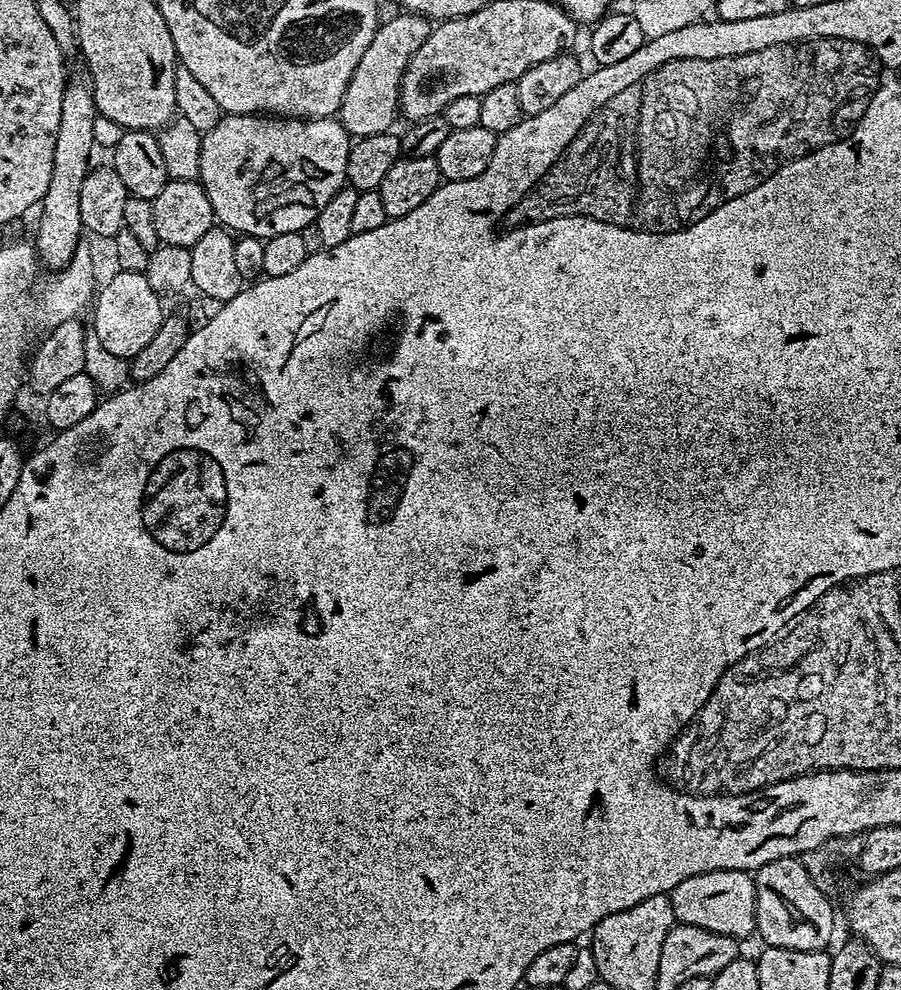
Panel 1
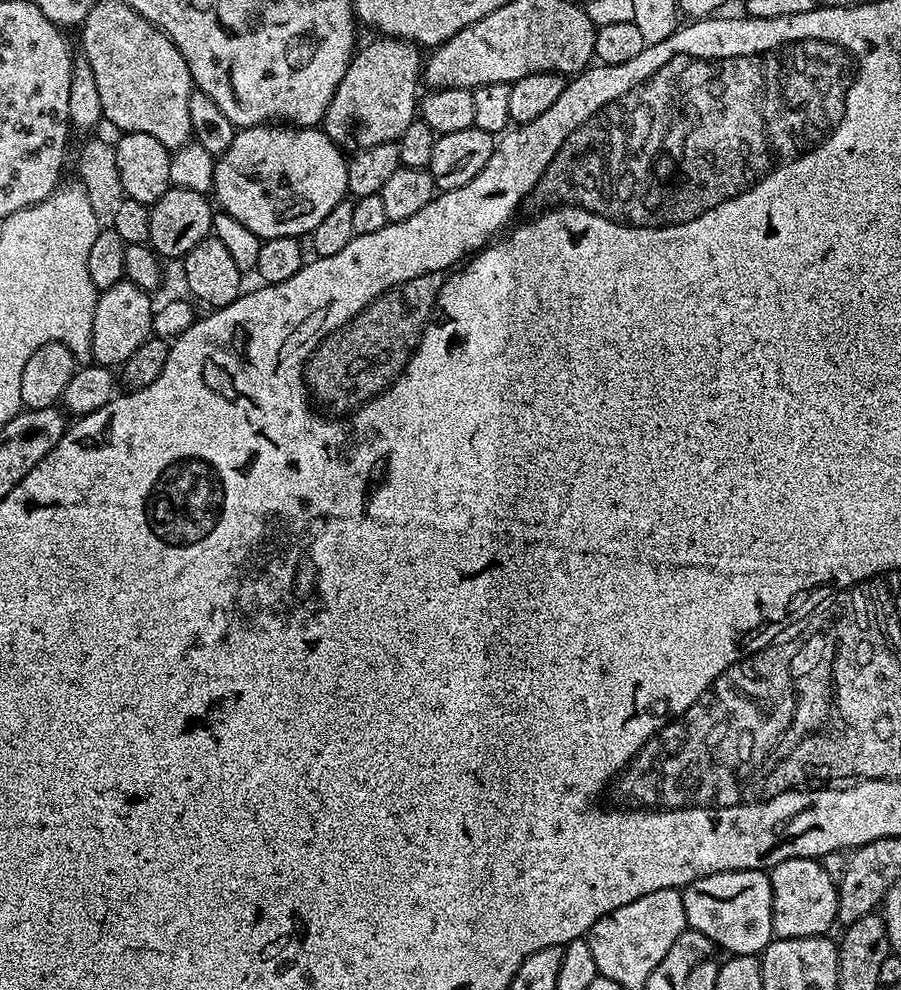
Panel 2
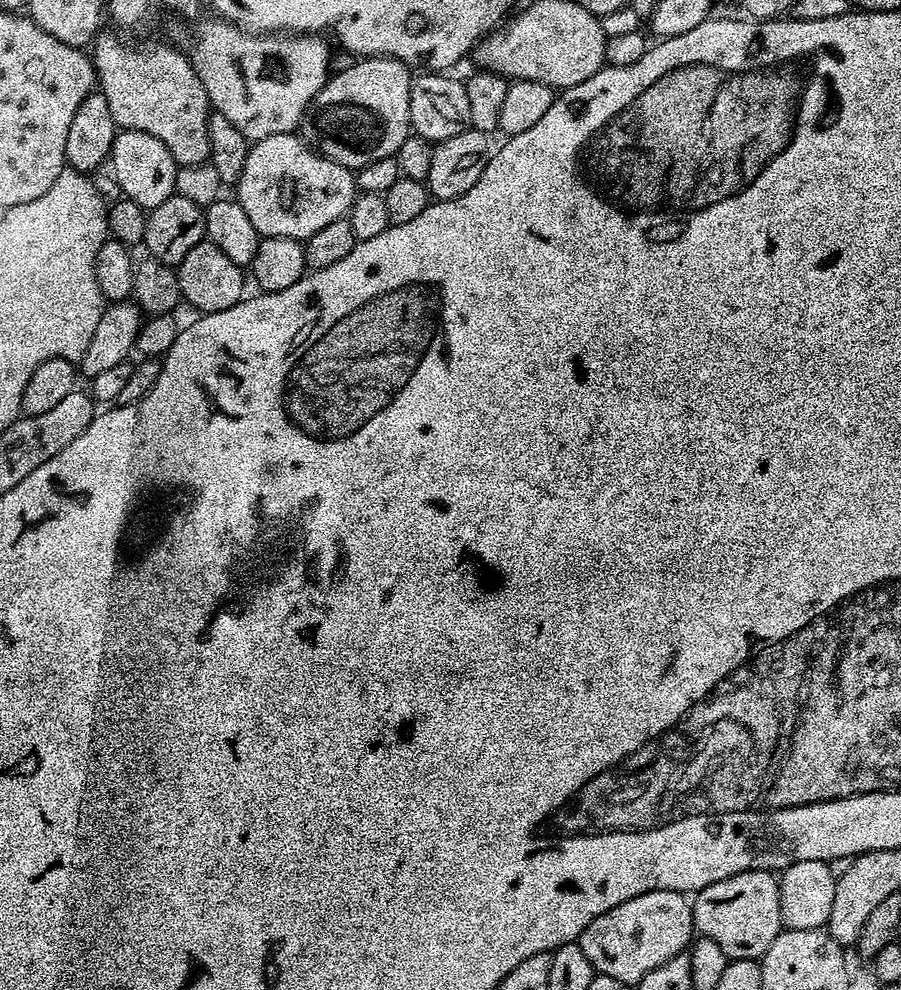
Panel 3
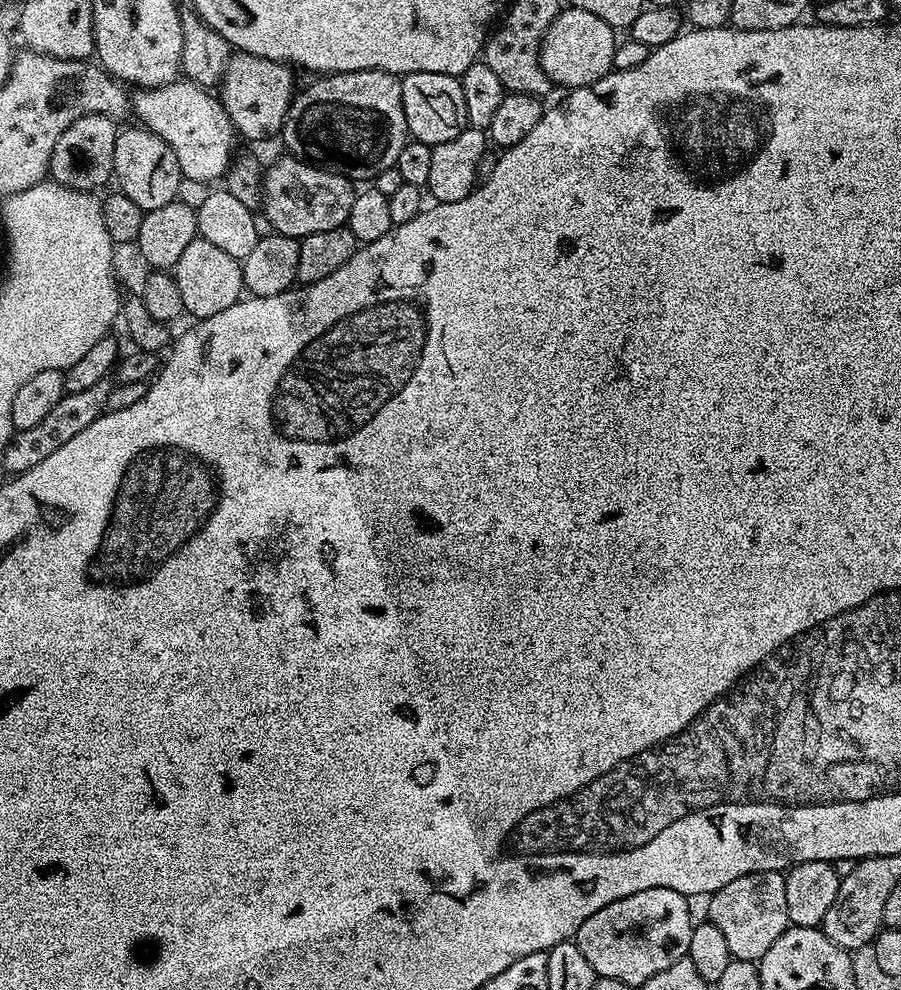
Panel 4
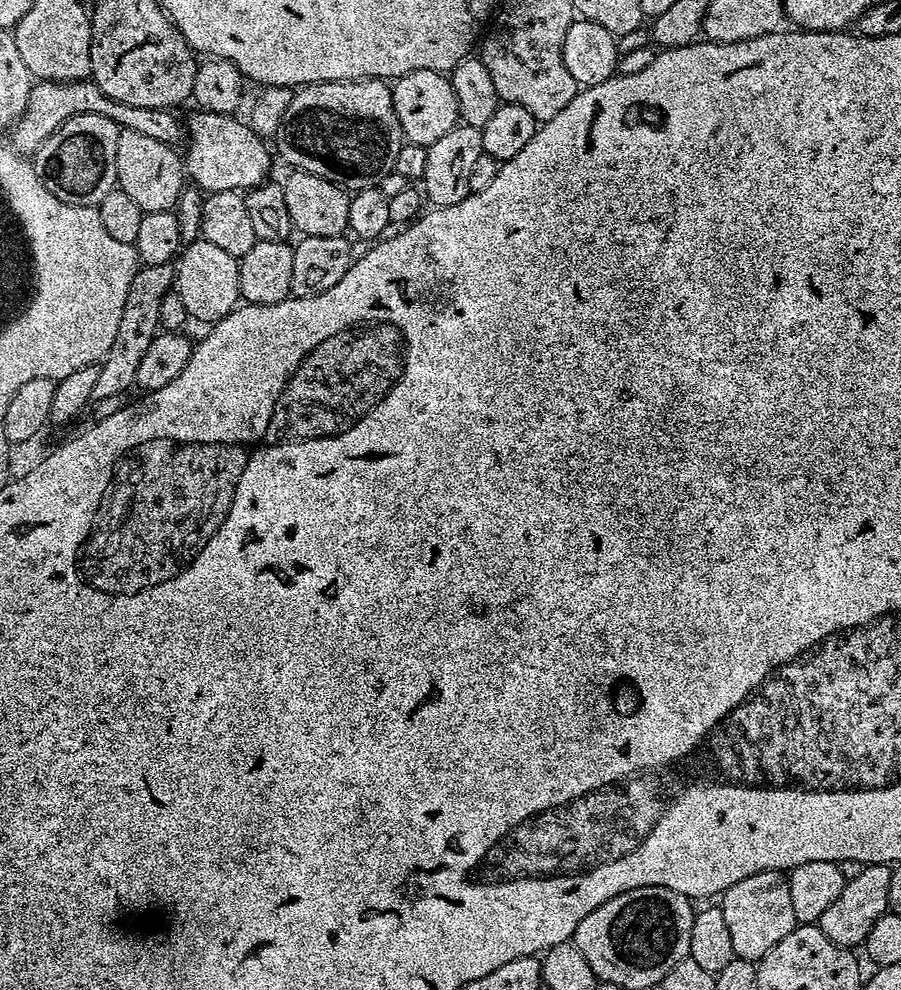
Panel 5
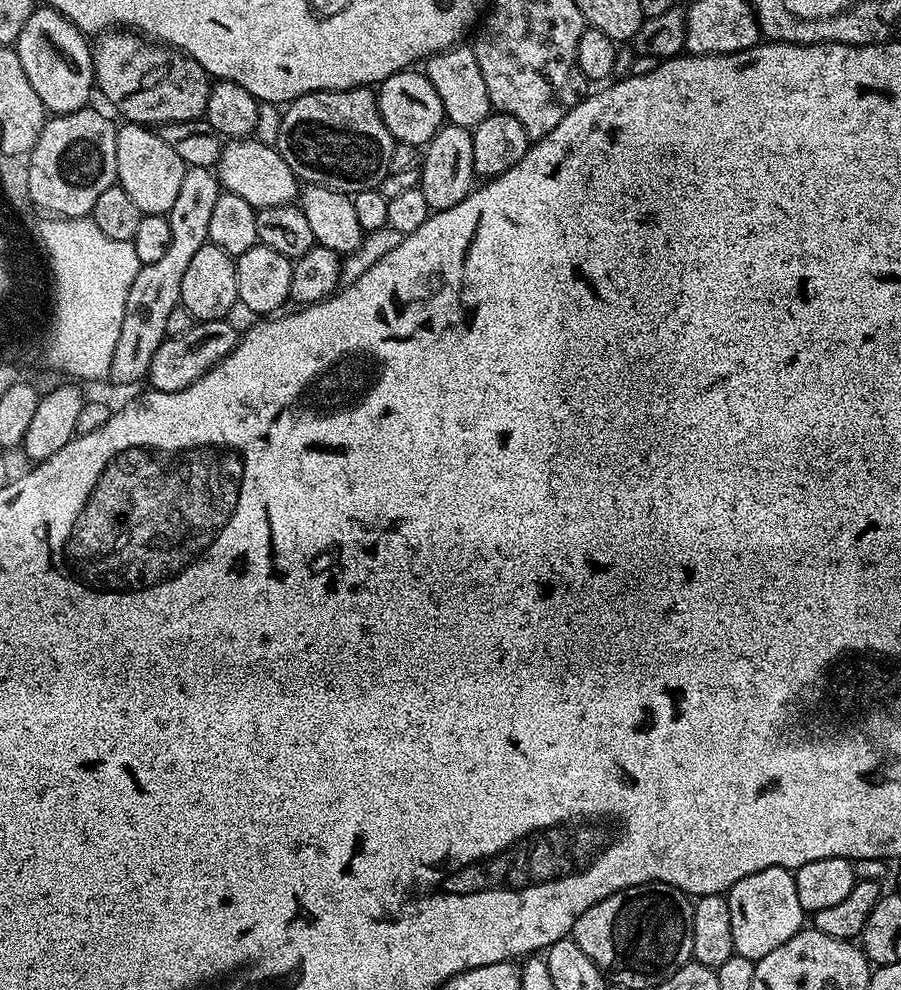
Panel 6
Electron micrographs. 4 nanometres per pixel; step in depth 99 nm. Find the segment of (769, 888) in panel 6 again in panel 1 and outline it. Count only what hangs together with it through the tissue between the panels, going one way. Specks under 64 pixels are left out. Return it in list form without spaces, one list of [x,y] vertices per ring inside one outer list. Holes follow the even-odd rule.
[[[722,870],[694,874],[694,878],[686,878],[674,886],[670,899],[676,919],[681,924],[737,938],[756,932],[756,882],[749,873]]]

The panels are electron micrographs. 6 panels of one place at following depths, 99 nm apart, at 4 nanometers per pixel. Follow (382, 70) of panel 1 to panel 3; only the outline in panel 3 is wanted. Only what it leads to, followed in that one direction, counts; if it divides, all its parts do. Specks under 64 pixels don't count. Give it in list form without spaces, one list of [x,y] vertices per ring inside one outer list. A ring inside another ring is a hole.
[[[365,56],[357,59],[356,64],[344,68],[341,72],[333,71],[328,81],[318,90],[310,106],[300,120],[299,135],[320,155],[338,162],[338,166],[359,170],[370,166],[378,159],[395,157],[398,146],[406,142],[410,134],[410,90],[414,72],[409,65],[389,56]]]

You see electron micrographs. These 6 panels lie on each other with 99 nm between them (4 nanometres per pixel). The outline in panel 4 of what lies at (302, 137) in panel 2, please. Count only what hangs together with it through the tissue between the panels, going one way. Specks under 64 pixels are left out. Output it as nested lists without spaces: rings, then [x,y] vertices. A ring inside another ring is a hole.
[[[291,154],[285,160],[272,164],[262,176],[262,216],[273,224],[282,236],[303,238],[318,234],[318,230],[334,230],[348,223],[350,206],[356,192],[353,181],[326,168],[301,160]]]

